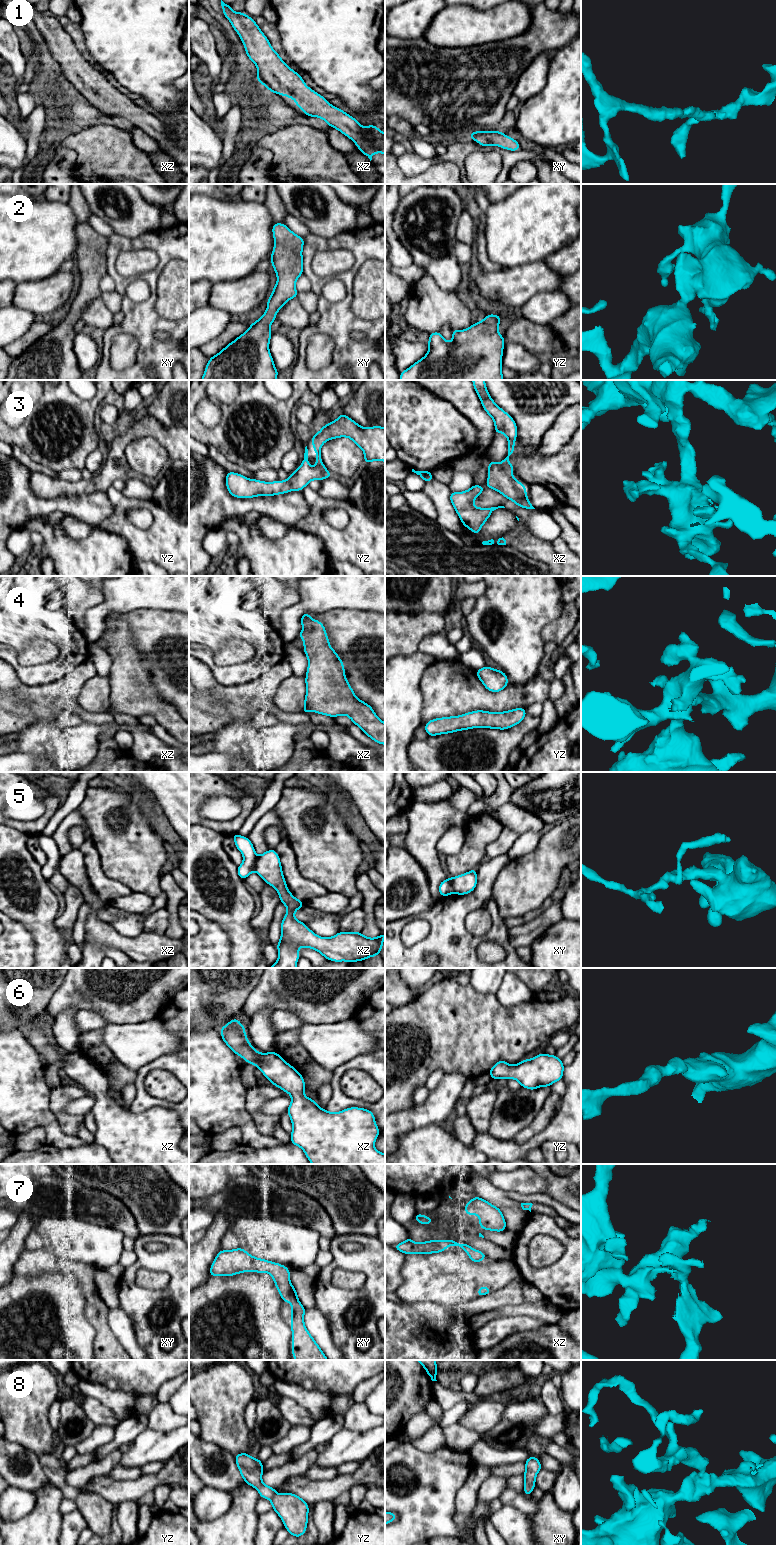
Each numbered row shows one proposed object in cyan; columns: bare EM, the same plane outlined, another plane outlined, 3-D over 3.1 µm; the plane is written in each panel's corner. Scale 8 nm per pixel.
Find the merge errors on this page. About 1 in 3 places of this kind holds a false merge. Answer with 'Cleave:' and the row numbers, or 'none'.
Cleave: 5

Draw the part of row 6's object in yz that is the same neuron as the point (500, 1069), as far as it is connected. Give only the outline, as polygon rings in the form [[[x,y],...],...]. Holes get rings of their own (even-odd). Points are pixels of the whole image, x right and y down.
[[[543,1052],[516,1065],[510,1065],[500,1059],[488,1073],[495,1081],[502,1078],[515,1079],[521,1087],[535,1090],[541,1085],[550,1087],[554,1082],[563,1080],[564,1068],[562,1060],[556,1055]]]

